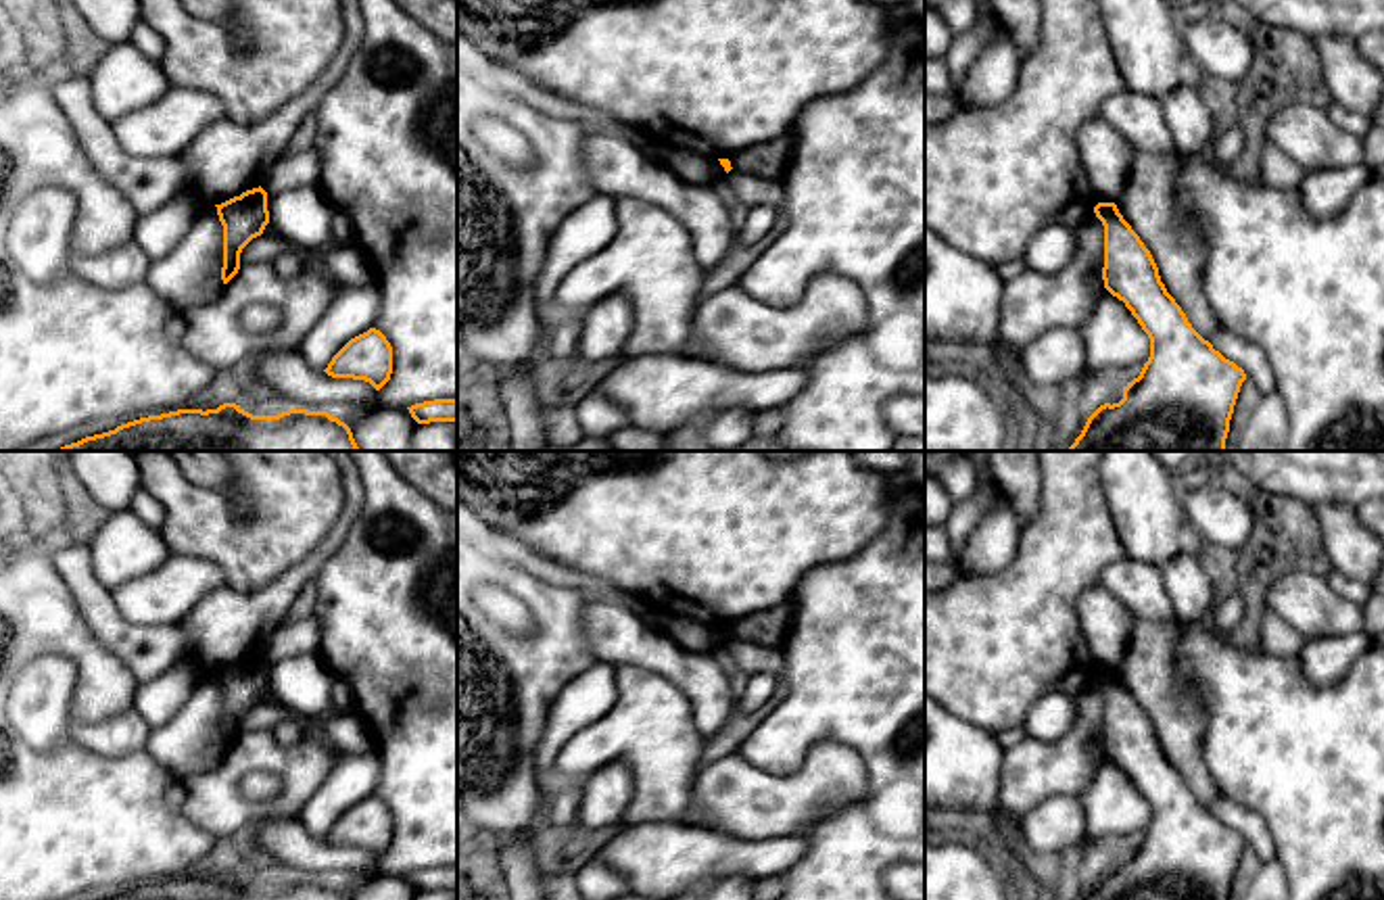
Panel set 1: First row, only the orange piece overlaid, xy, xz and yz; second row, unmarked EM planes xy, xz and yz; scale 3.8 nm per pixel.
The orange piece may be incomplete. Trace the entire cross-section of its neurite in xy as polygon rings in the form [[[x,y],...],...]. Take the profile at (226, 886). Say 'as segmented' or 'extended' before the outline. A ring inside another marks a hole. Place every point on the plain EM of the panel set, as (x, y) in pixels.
as segmented; [[[236,871],[217,877],[177,877],[140,885],[109,900],[351,900],[328,879],[288,877],[278,883],[253,883]]]

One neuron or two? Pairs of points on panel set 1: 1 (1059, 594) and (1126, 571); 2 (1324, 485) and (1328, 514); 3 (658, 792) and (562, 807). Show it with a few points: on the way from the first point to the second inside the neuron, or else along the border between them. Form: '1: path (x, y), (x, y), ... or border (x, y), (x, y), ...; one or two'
1: border (1124, 554), (1105, 569), (1099, 585); two
2: border (1311, 502), (1347, 502), (1355, 508); two
3: border (583, 779), (560, 784); two

